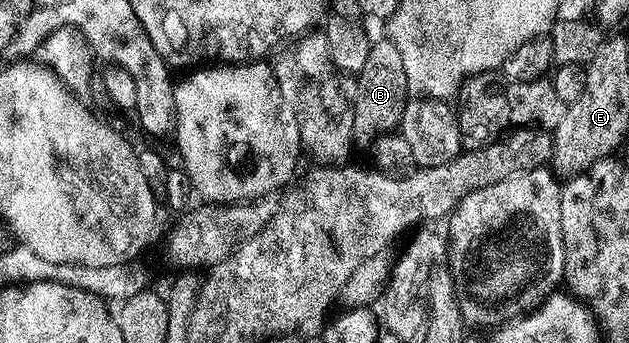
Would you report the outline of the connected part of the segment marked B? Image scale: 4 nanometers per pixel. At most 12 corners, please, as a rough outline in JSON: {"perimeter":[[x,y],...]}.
{"perimeter":[[372,41],[353,82],[353,142],[370,147],[409,101],[397,44]]}

